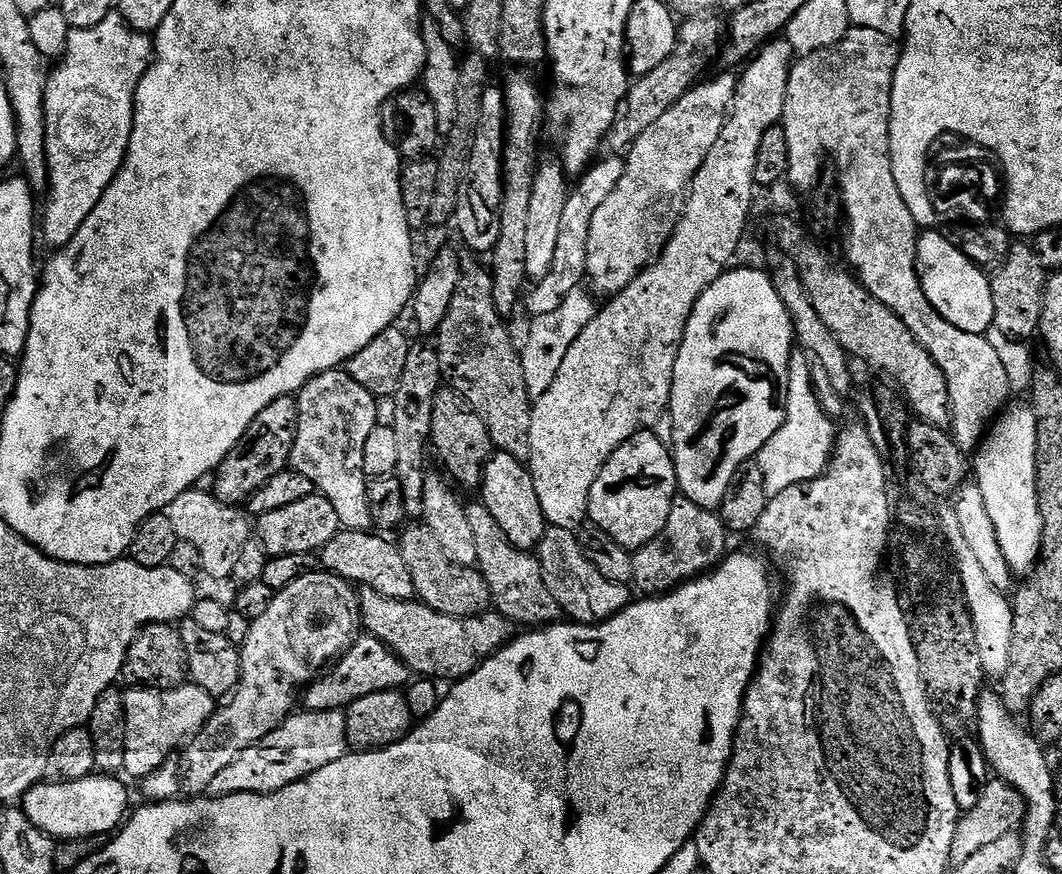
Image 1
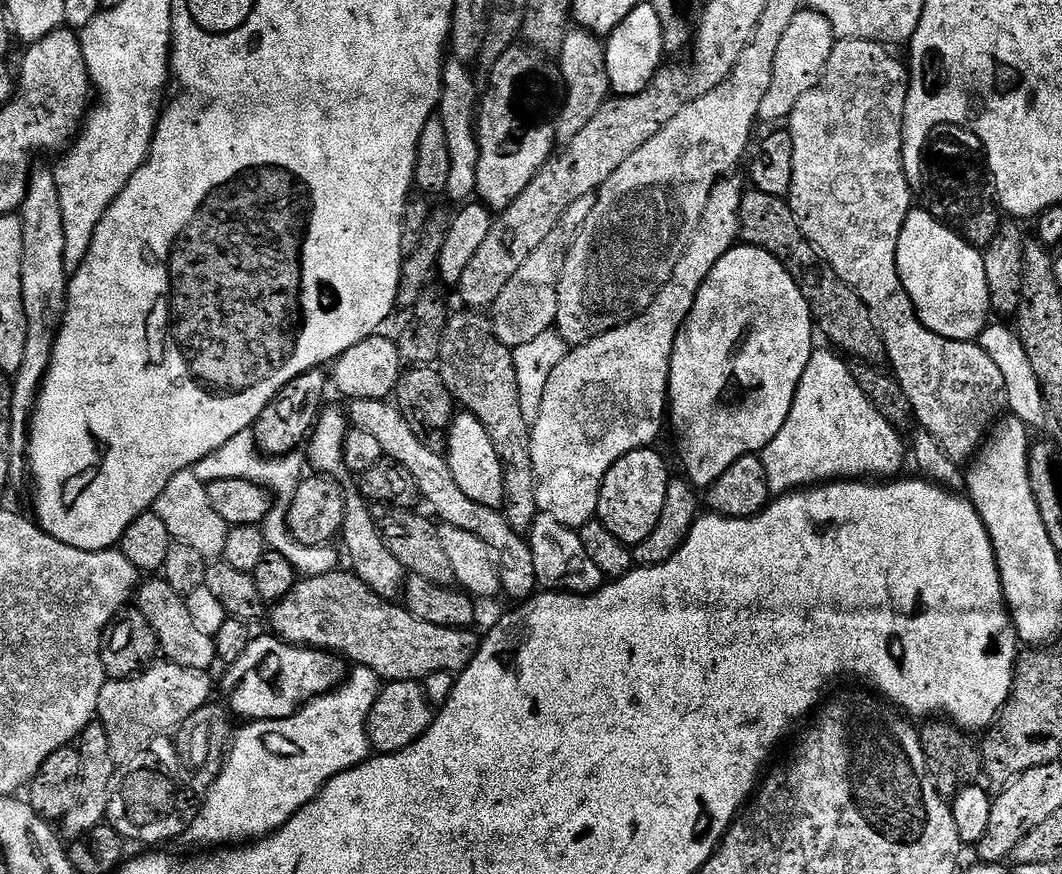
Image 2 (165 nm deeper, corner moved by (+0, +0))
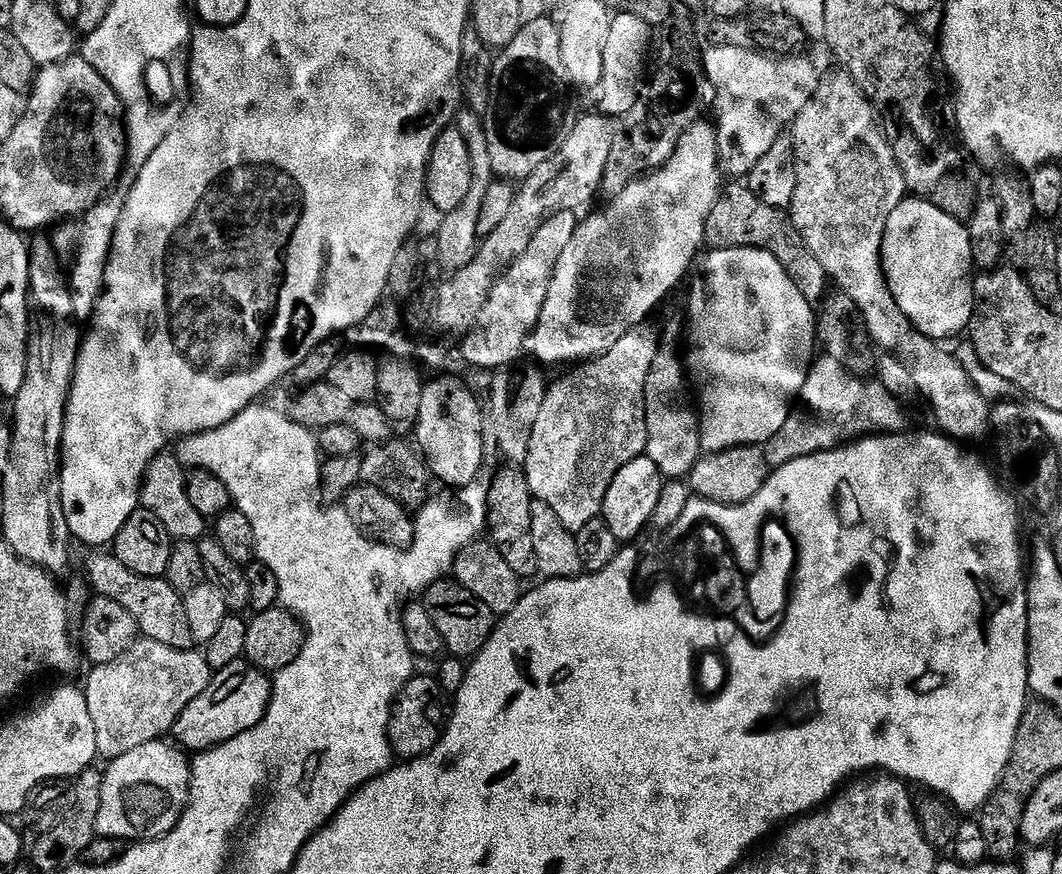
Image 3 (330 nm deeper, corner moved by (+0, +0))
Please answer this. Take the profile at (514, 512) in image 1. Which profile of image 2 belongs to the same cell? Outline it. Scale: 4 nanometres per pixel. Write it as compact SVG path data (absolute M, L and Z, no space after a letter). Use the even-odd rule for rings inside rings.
M467 410L461 411L448 427L446 459L450 474L454 474L454 482L458 482L466 498L474 498L474 502L484 504L487 508L503 509L504 498L508 494L504 464L498 458L498 450L494 450L494 442L490 442L486 426L482 426L482 422L478 422L478 418L474 418Z

